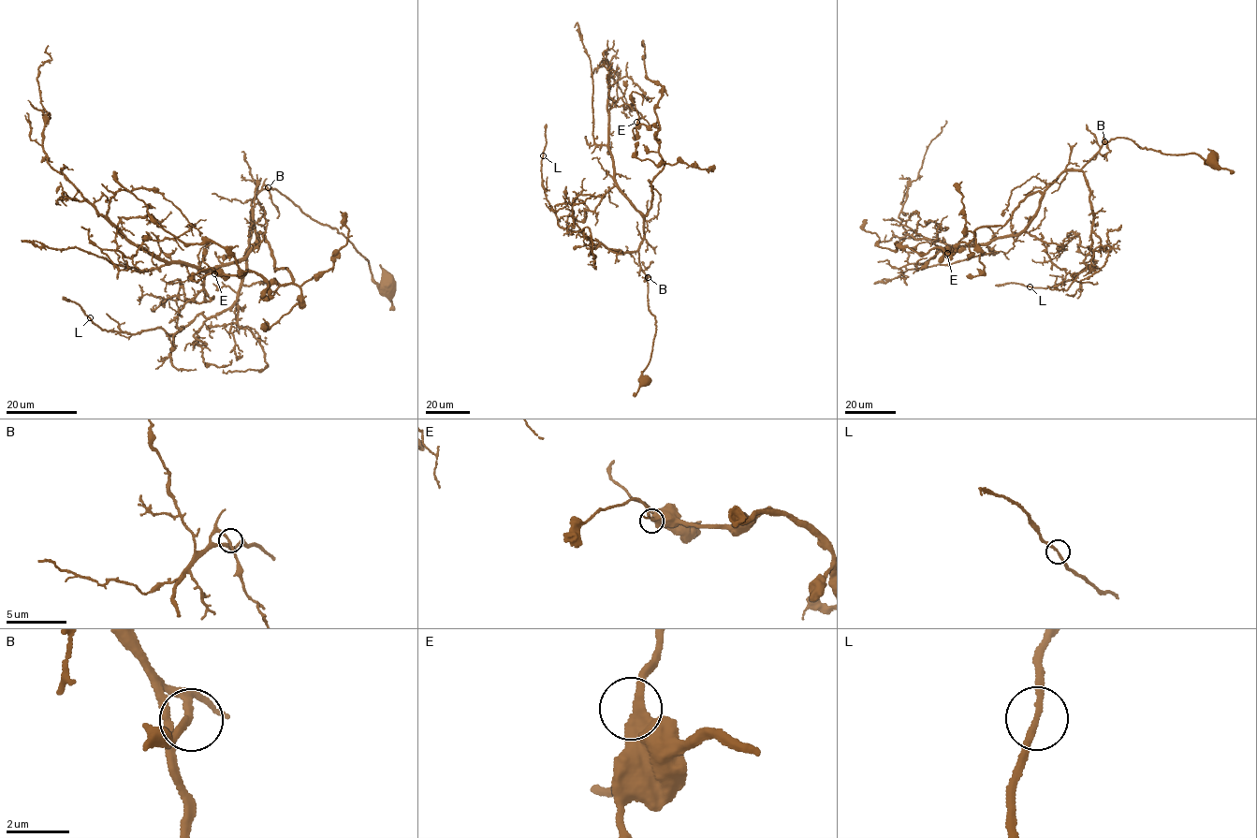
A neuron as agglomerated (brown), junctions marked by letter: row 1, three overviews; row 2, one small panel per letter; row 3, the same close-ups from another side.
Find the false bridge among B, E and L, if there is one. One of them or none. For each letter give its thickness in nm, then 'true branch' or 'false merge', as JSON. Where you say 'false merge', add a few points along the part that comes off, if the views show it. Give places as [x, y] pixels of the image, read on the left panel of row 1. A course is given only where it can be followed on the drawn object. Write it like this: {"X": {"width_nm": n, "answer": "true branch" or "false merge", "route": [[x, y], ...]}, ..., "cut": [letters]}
{"B": {"width_nm": 200, "answer": "true branch"}, "E": {"width_nm": 320, "answer": "true branch"}, "L": {"width_nm": 190, "answer": "true branch"}, "cut": []}

